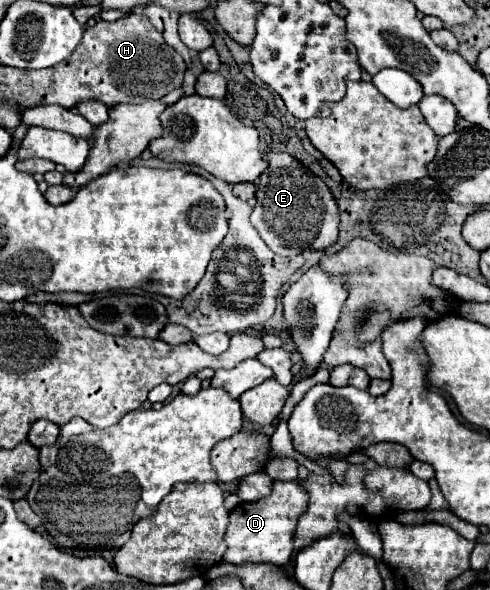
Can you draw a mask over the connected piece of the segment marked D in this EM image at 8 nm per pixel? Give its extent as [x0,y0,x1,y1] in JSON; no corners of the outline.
[224,480,308,566]

